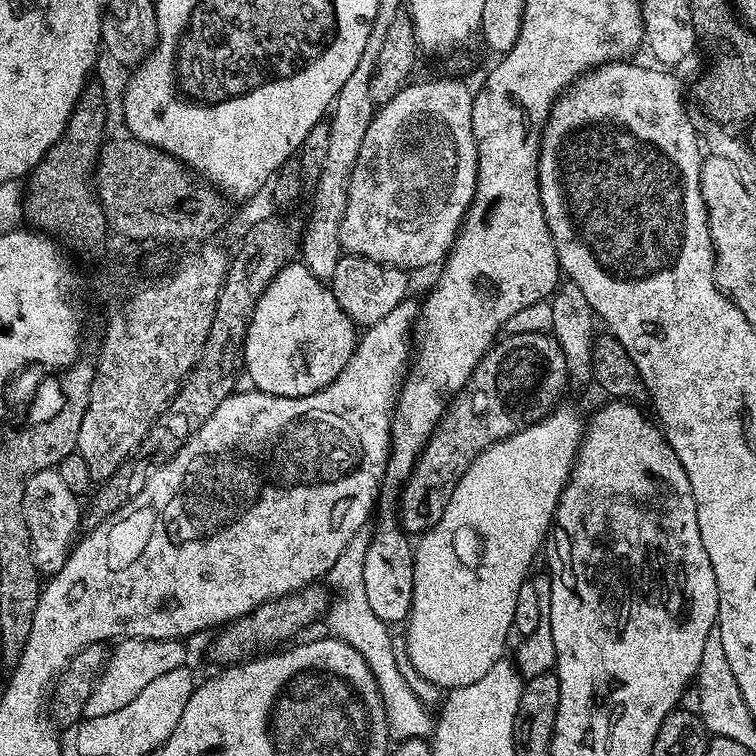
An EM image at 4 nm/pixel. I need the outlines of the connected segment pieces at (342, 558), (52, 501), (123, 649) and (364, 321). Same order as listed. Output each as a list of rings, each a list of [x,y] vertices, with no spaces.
[[[366,523],[360,528],[358,534],[354,534],[354,538],[350,538],[350,542],[346,542],[346,550],[342,550],[342,554],[338,554],[338,562],[334,562],[334,566],[330,566],[326,577],[327,587],[331,592],[331,600],[326,613],[326,621],[328,620],[328,628],[333,637],[342,642],[346,642],[358,650],[358,654],[362,654],[362,658],[366,658],[366,666],[370,666],[370,674],[374,674],[374,682],[378,682],[378,690],[382,694],[382,702],[386,710],[386,718],[388,719],[388,734],[393,741],[401,740],[423,740],[433,735],[434,716],[424,709],[424,704],[420,700],[424,700],[430,691],[430,685],[426,678],[422,678],[422,674],[411,670],[404,672],[400,669],[400,664],[396,661],[396,648],[392,645],[392,636],[389,625],[382,622],[382,618],[378,618],[378,614],[374,614],[374,610],[370,606],[370,601],[366,599],[366,582],[362,578],[362,566],[366,566],[366,550],[372,541],[373,525]]]
[[[59,467],[47,468],[34,474],[26,482],[22,494],[22,514],[26,518],[26,530],[30,530],[30,554],[41,577],[51,578],[66,566],[66,558],[72,552],[82,528],[82,500],[63,483]]]
[[[130,640],[119,641],[109,651],[108,660],[104,663],[104,670],[96,679],[94,690],[90,698],[86,698],[83,719],[103,718],[106,714],[114,714],[114,710],[122,710],[138,693],[150,686],[162,674],[170,670],[185,667],[188,652],[184,649],[184,640]]]
[[[344,254],[338,262],[338,270],[334,270],[330,287],[334,298],[338,298],[338,306],[342,306],[352,323],[367,330],[374,322],[382,322],[382,318],[386,318],[386,314],[390,314],[390,310],[394,310],[394,306],[398,306],[409,295],[408,276],[405,269],[391,268],[365,256]]]

